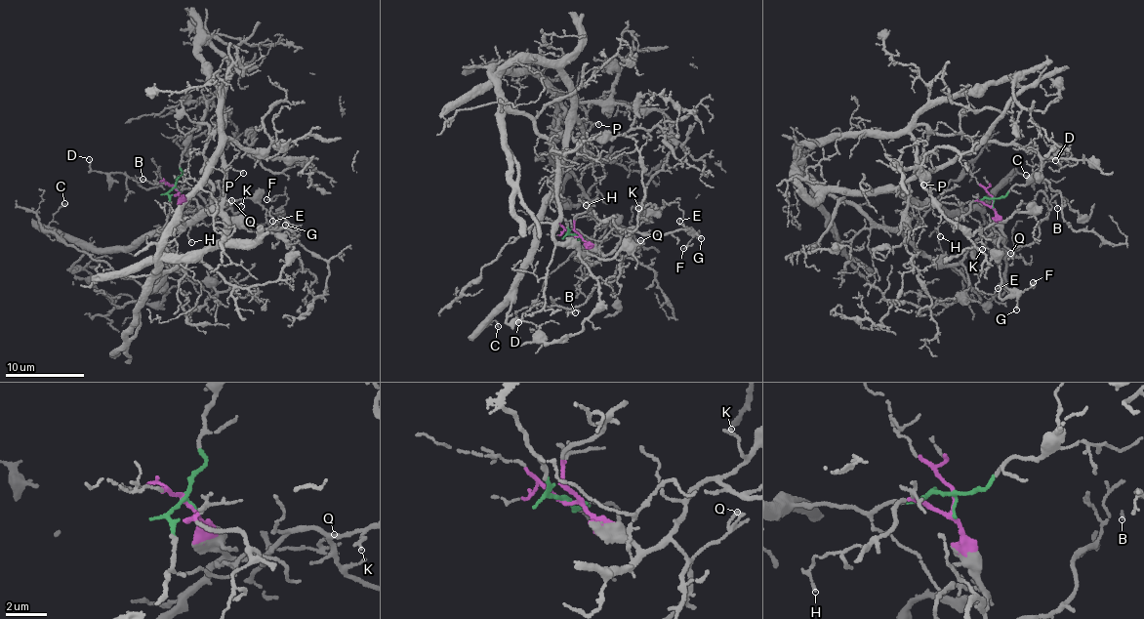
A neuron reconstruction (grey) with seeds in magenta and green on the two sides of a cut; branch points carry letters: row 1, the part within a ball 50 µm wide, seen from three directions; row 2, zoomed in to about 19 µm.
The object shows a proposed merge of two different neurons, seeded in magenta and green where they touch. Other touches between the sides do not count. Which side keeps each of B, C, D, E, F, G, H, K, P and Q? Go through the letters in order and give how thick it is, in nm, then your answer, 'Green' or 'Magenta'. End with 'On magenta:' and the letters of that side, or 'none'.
B: Thickness 110 nm. Magenta
C: Thickness 120 nm. Green
D: Thickness 110 nm. Magenta
E: Thickness 90 nm. Magenta
F: Thickness 110 nm. Magenta
G: Thickness 150 nm. Magenta
H: Thickness 80 nm. Magenta
K: Thickness 140 nm. Magenta
P: Thickness 120 nm. Green
Q: Thickness 130 nm. Magenta
On magenta: B, D, E, F, G, H, K, Q

